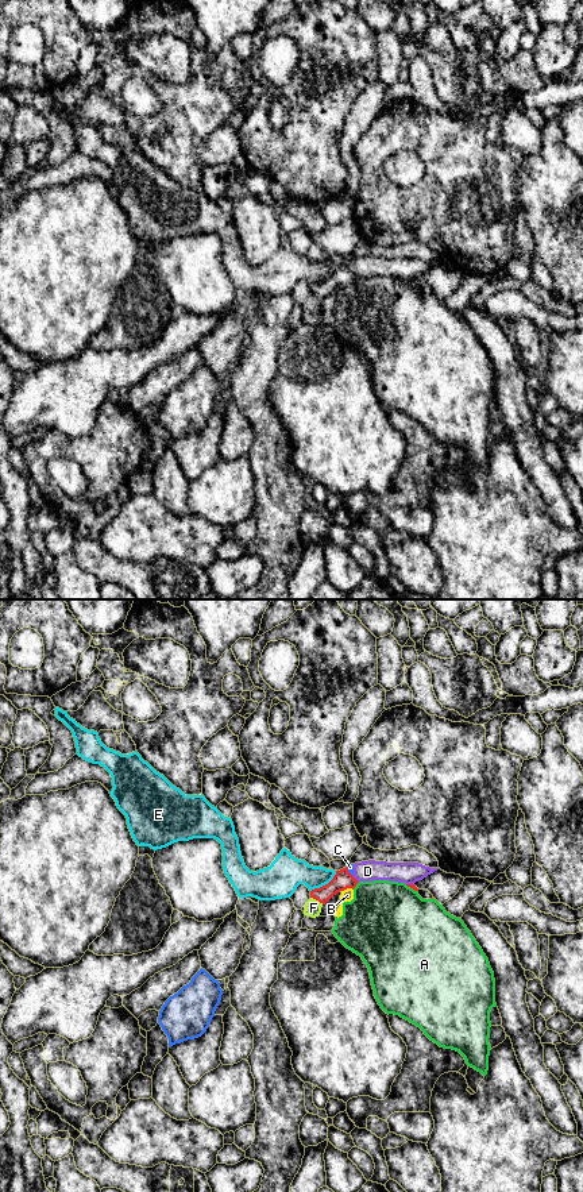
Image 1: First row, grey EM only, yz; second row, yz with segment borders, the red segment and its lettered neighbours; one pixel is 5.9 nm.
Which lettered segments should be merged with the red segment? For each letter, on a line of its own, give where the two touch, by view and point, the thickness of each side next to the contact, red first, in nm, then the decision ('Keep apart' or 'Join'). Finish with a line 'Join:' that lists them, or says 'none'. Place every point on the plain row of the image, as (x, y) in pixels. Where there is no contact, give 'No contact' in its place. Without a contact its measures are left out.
A: Touches red at yz (355, 281). Thickness 110 nm (red) against 440 nm. Keep apart
B: Touches red at yz (347, 282). Thickness 110 nm (red) against 80 nm. Keep apart
C: Touches red at yz (348, 267). Thickness 110 nm (red) against 30 nm. Keep apart
D: Touches red at yz (355, 274). Thickness 110 nm (red) against 130 nm. Keep apart
E: Touches red at yz (325, 280). Thickness 110 nm (red) against 200 nm. Keep apart
F: Touches red at yz (317, 294). Thickness 110 nm (red) against 100 nm. Keep apart
Join: none

